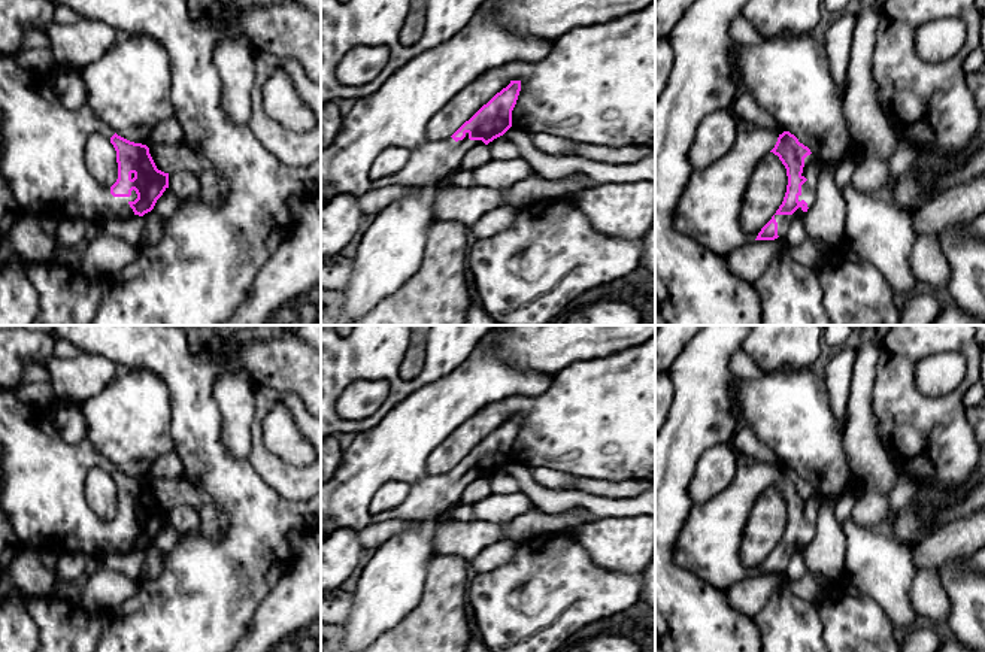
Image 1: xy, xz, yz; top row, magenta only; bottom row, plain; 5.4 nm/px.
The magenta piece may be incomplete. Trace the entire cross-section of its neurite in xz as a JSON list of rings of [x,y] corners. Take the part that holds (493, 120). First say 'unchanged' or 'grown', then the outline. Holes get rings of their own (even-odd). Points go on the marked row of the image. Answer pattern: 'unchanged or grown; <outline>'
grown; [[[485,0],[470,22],[454,37],[416,55],[379,90],[355,101],[336,137],[321,149],[321,185],[328,184],[336,194],[355,197],[390,185],[428,185],[458,170],[473,146],[488,145],[512,127],[512,110],[521,91],[521,81],[510,81],[451,137],[443,140],[427,137],[430,118],[481,75],[516,61],[543,60],[552,49],[554,40],[519,36],[501,27],[495,19],[500,1]],[[388,148],[407,149],[410,152],[407,164],[388,178],[372,179],[369,170],[375,158]]]

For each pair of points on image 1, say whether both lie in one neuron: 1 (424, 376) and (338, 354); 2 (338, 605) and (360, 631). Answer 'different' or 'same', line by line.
1: same
2: different

